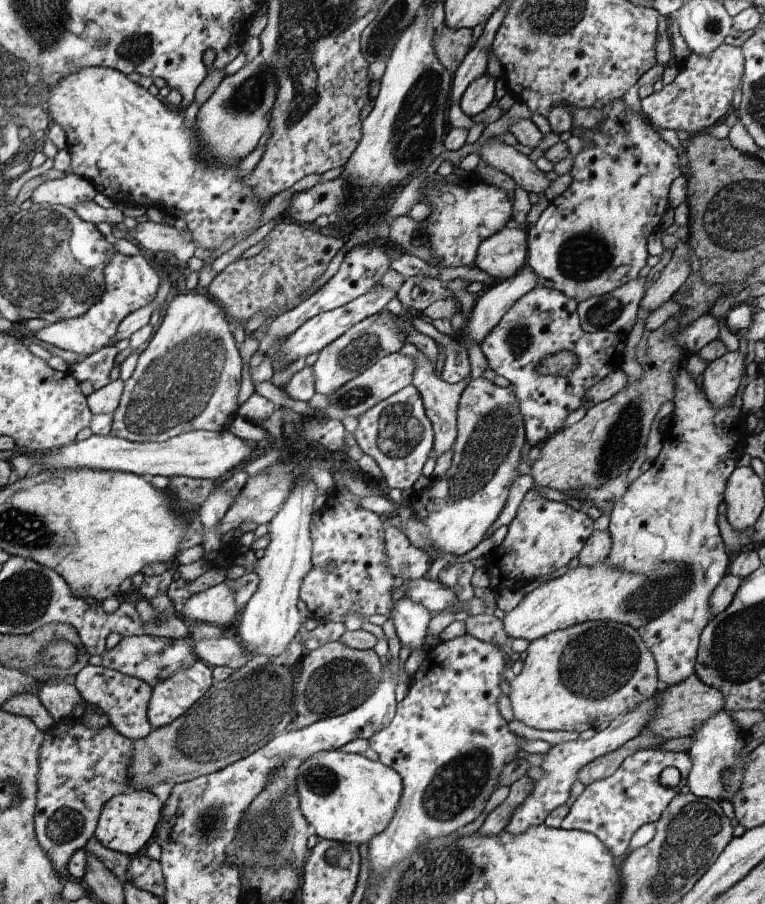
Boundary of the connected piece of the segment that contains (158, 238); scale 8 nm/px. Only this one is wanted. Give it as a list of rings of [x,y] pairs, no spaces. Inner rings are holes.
[[[151,221],[134,226],[132,230],[112,225],[112,234],[117,239],[127,239],[138,247],[160,255],[164,251],[173,252],[182,264],[194,257],[196,246],[189,230],[180,234],[174,226],[160,225]]]

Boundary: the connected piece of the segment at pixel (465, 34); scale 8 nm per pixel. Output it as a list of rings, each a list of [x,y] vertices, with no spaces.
[[[447,26],[437,33],[437,38],[433,39],[433,45],[439,54],[439,62],[448,71],[456,72],[460,62],[464,62],[472,48],[472,29],[448,29]]]

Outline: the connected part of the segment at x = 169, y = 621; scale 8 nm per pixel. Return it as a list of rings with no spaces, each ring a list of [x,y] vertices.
[[[143,599],[135,605],[142,622],[142,628],[146,635],[158,638],[170,638],[174,640],[191,639],[188,637],[188,629],[182,620],[170,612],[155,613],[150,602]]]

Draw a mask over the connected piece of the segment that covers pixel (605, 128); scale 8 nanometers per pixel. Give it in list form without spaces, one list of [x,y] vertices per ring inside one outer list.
[[[615,99],[608,105],[601,107],[601,110],[603,111],[603,120],[597,127],[585,131],[580,137],[586,147],[573,158],[570,170],[572,184],[561,196],[550,200],[550,205],[542,212],[536,224],[528,226],[528,267],[534,274],[537,274],[537,286],[558,290],[567,298],[576,299],[577,302],[613,292],[616,288],[636,279],[638,272],[646,266],[646,258],[649,257],[648,250],[646,250],[646,238],[649,238],[658,228],[662,214],[668,210],[668,190],[670,190],[672,180],[676,176],[681,176],[680,166],[678,166],[679,156],[676,156],[676,150],[664,142],[664,138],[658,131],[642,120],[640,113],[630,110],[622,99]]]

